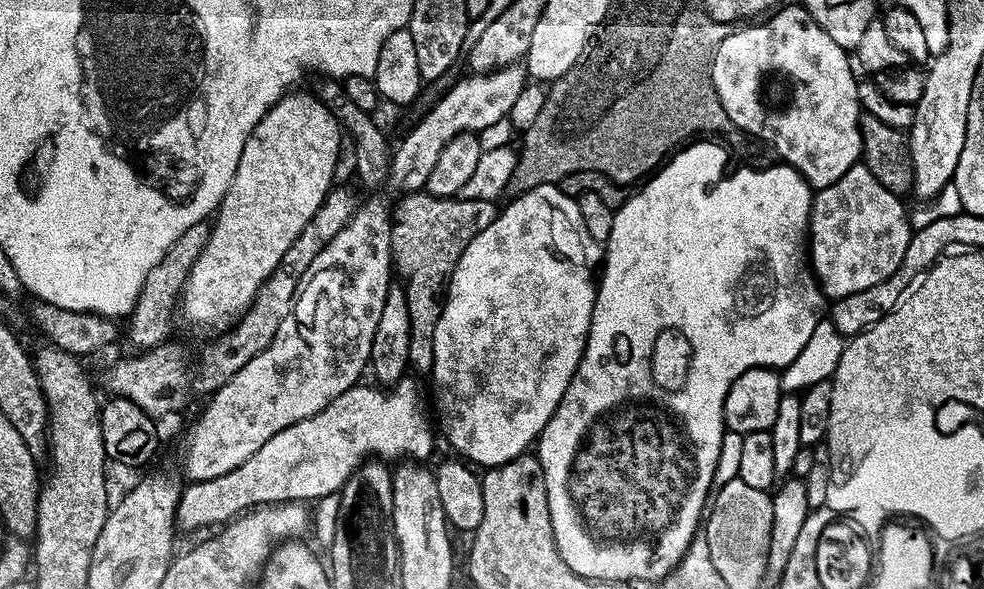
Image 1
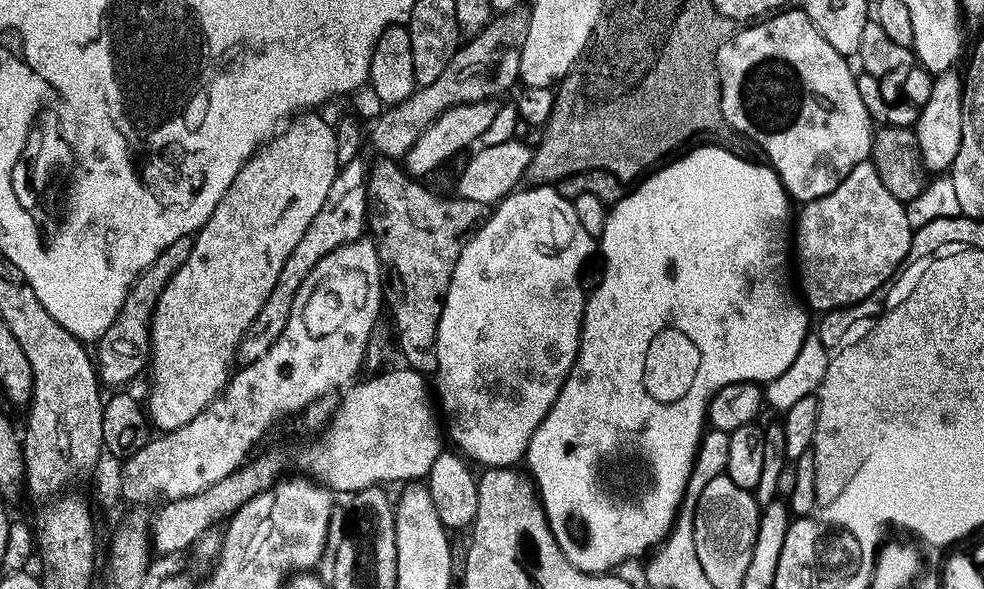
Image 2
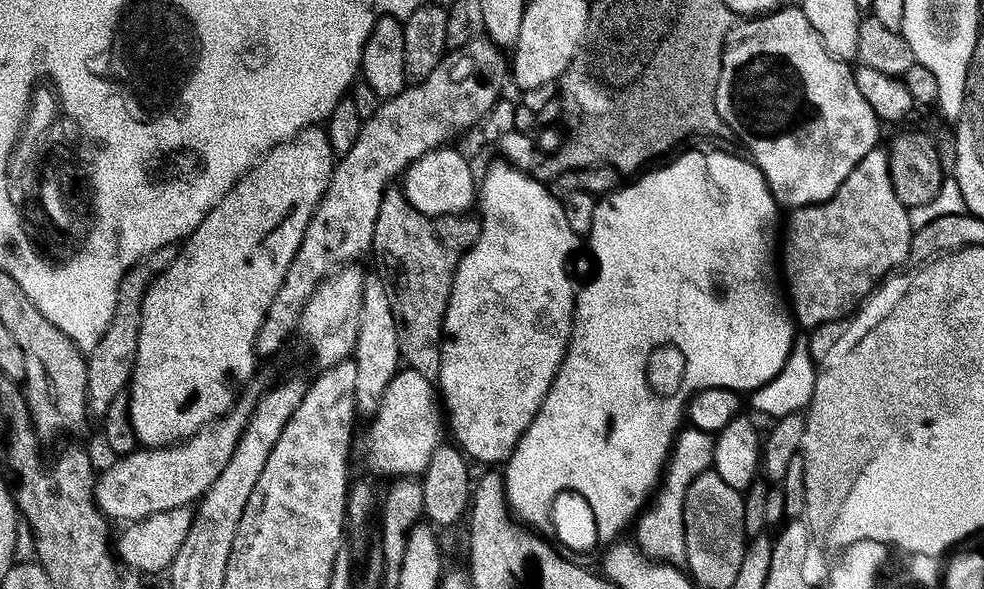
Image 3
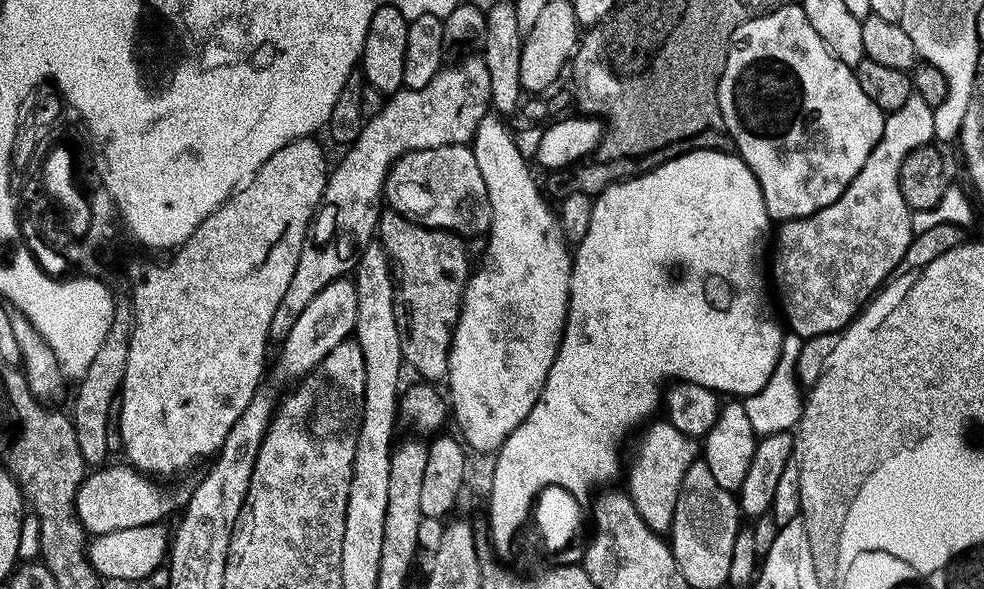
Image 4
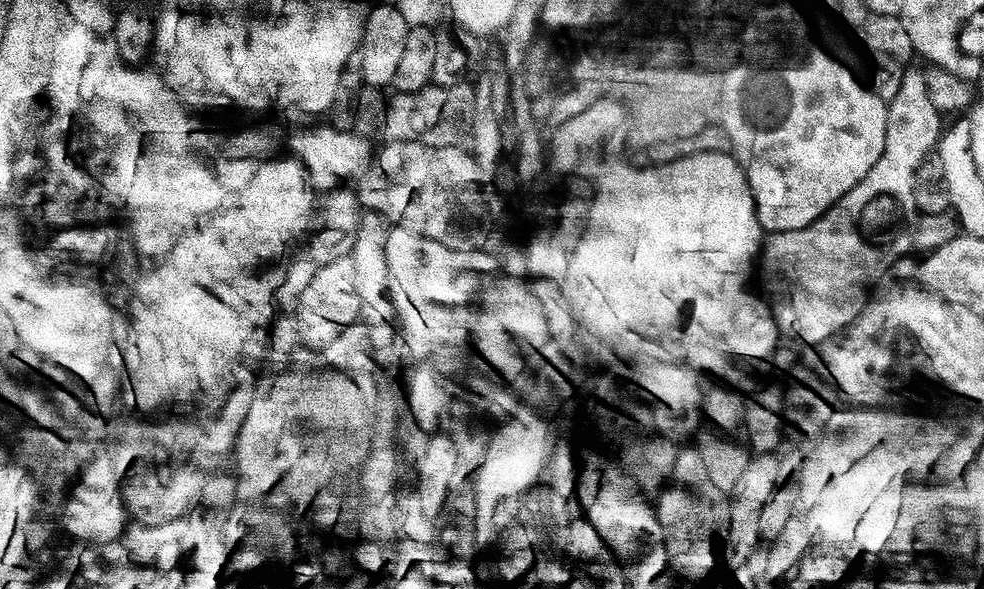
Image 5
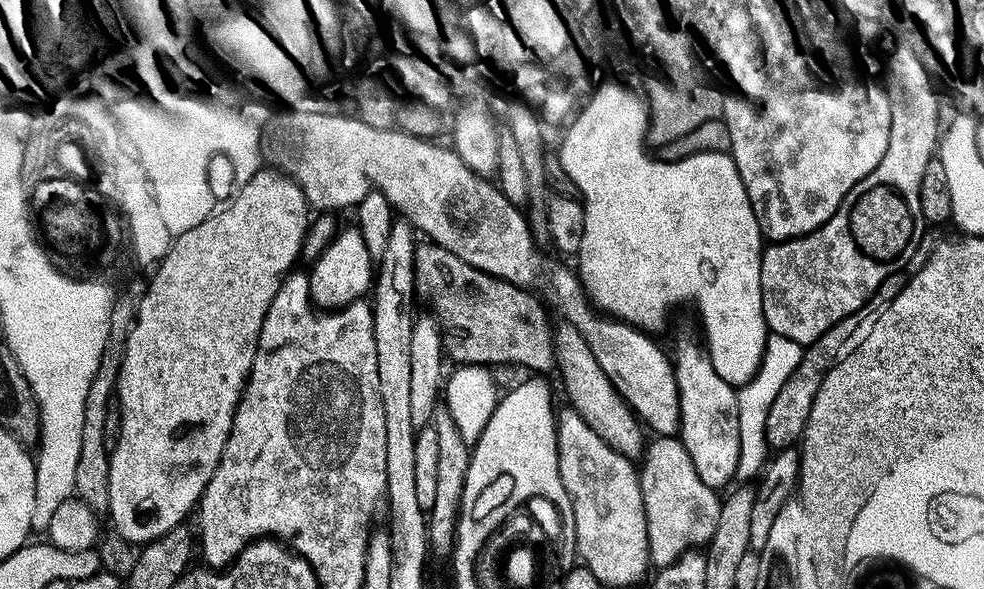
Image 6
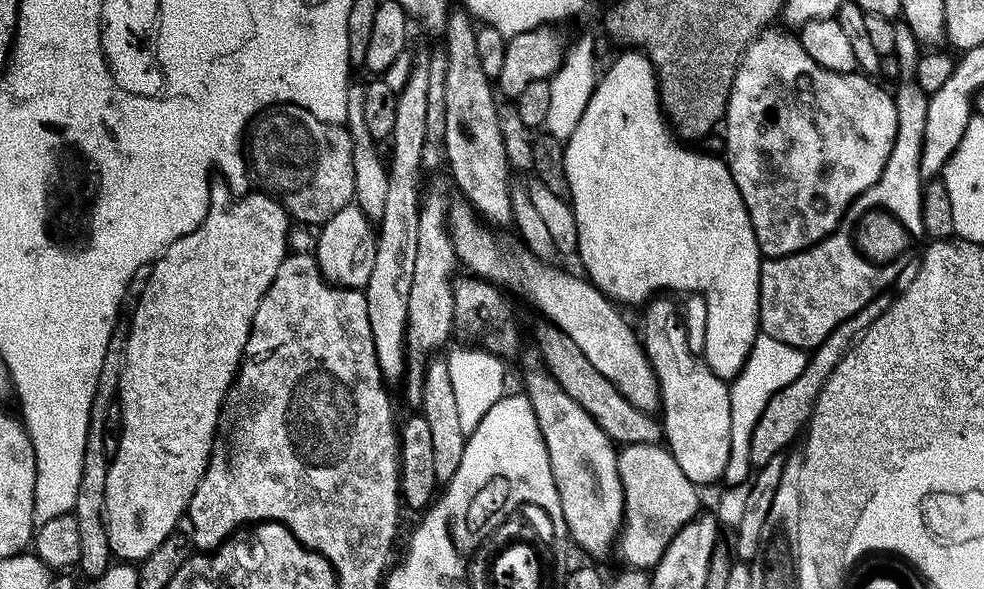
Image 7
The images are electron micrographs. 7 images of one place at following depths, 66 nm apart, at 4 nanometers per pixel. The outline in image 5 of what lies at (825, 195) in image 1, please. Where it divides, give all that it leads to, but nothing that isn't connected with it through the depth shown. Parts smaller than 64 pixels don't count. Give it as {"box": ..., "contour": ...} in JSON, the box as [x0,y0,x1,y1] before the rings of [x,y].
{"box":[758,67,942,344],"contour":[[[909,67],[898,86],[898,94],[887,101],[886,142],[878,162],[870,166],[868,173],[853,184],[831,204],[830,207],[810,226],[800,230],[773,232],[763,241],[758,256],[758,268],[764,271],[766,303],[772,309],[772,321],[777,329],[804,344],[820,344],[831,338],[835,332],[843,333],[865,311],[864,299],[868,291],[881,279],[898,258],[913,251],[913,236],[918,219],[912,194],[912,178],[918,166],[937,147],[942,135],[940,120],[942,113],[934,110],[934,105],[926,95],[926,80],[918,67]]]}

